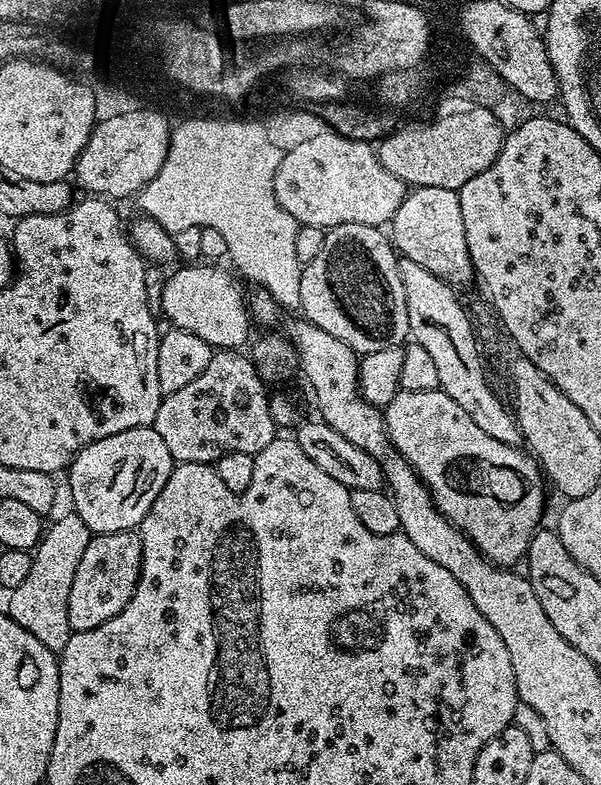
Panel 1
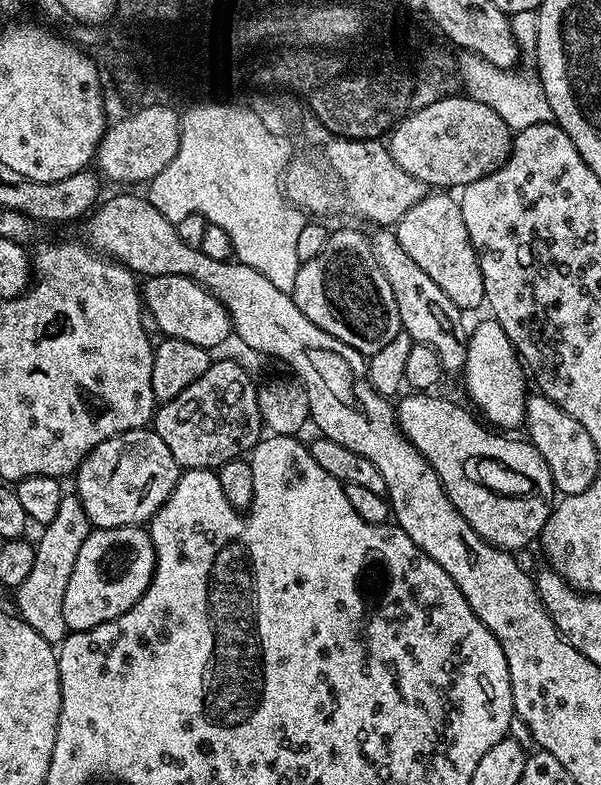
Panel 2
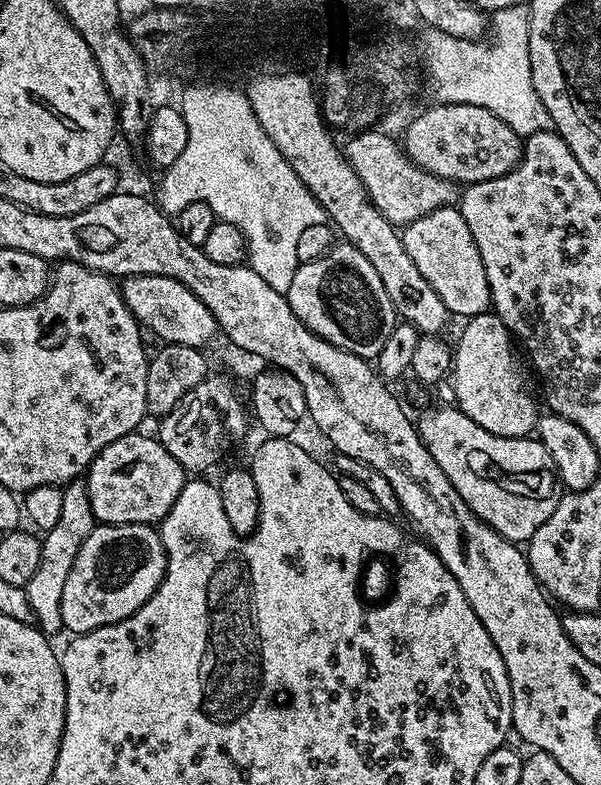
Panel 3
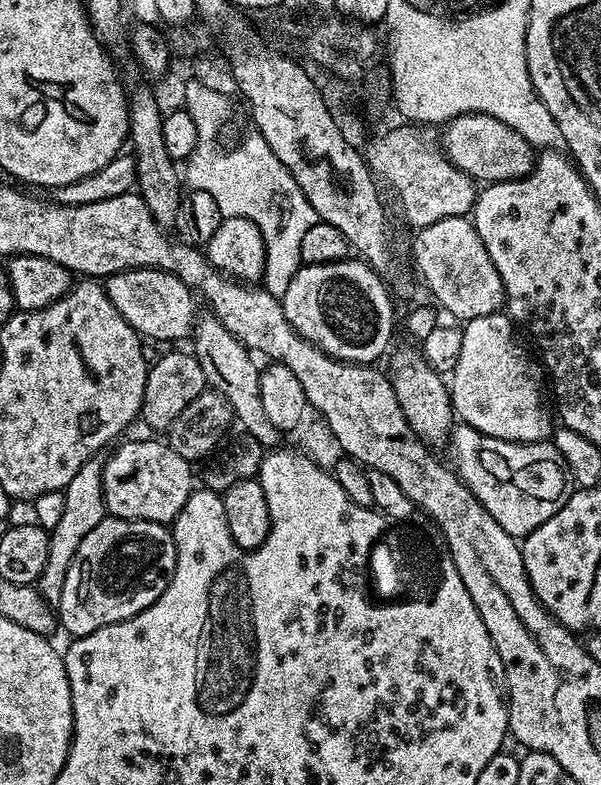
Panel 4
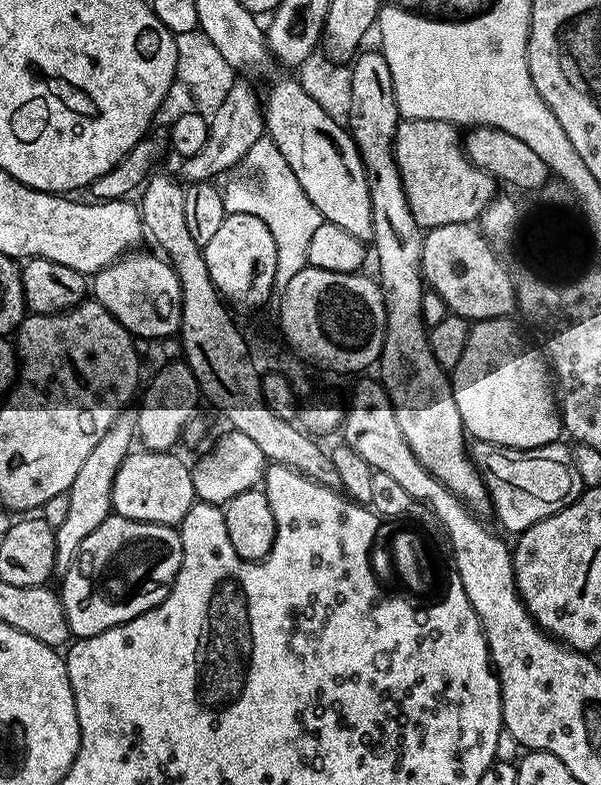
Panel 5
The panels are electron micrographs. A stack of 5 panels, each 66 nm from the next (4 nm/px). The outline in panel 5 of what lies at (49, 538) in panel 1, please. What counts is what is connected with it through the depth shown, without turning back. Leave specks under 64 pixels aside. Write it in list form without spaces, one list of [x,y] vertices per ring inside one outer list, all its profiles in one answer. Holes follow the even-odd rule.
[[[125,410],[114,418],[110,430],[102,434],[98,441],[98,446],[90,450],[86,462],[82,462],[82,467],[74,477],[74,482],[67,490],[70,506],[67,508],[66,518],[63,523],[56,528],[56,571],[57,577],[64,577],[68,568],[72,565],[73,558],[76,557],[78,546],[102,526],[102,522],[112,512],[112,491],[114,490],[114,474],[118,474],[118,466],[133,451],[136,434],[136,412]],[[133,440],[133,444],[132,444]]]

